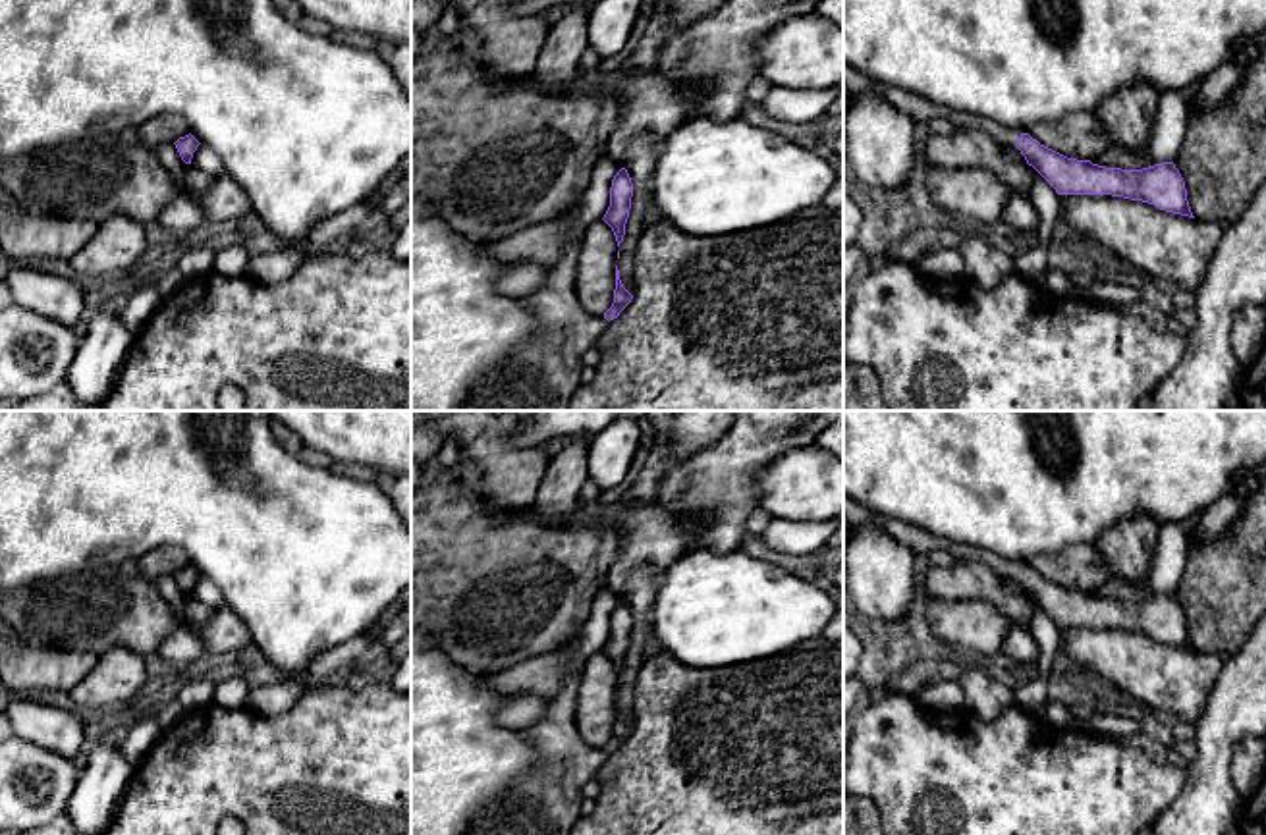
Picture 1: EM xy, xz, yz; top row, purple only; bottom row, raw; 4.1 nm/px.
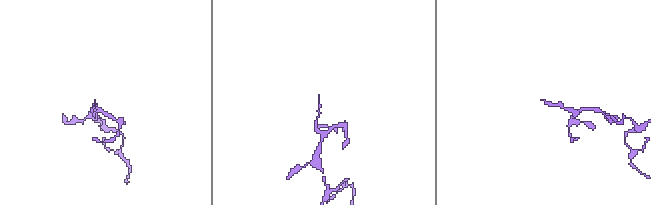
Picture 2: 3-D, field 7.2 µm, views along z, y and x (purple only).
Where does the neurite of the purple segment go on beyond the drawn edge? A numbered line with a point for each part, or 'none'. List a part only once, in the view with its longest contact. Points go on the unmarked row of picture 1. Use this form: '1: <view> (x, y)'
1: yz (919, 542)

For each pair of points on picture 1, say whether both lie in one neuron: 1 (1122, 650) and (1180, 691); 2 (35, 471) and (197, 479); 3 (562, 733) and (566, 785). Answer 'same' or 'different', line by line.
1: same
2: same
3: same

